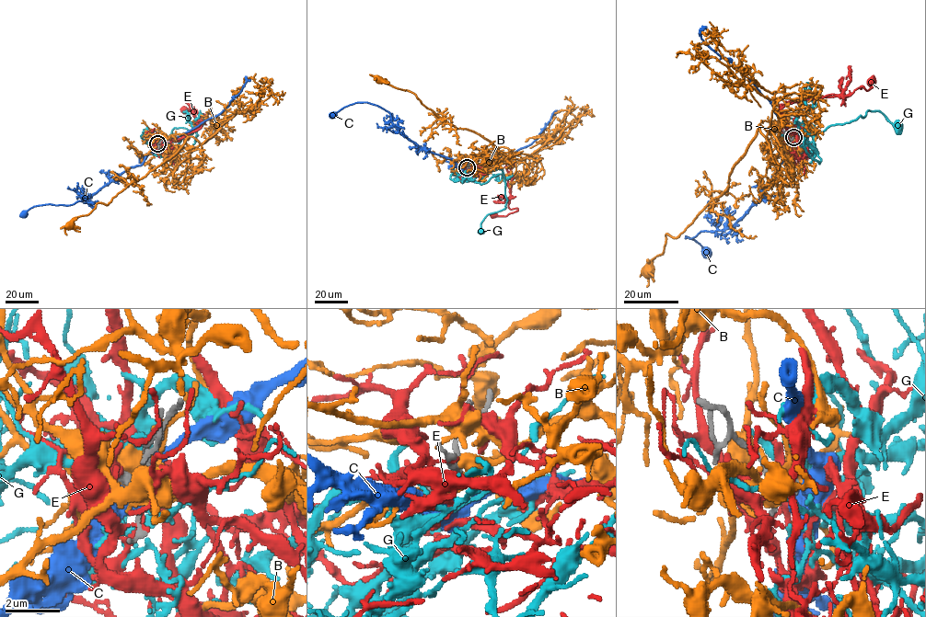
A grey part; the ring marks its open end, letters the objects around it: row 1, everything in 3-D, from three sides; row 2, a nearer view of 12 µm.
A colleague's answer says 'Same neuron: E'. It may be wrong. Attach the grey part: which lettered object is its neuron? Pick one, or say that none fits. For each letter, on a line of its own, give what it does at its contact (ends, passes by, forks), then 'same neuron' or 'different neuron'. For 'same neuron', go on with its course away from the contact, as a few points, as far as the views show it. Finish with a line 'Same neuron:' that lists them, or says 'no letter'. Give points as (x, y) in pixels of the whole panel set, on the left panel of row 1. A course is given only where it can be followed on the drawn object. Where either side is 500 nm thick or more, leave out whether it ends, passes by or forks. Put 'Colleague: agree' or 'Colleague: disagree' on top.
Colleague: disagree
B: different neuron
C: different neuron
E: it passes by; different neuron
G: it passes by; same neuron; it runs (157, 143), (151, 143), (176, 159), (190, 149), (198, 135), (196, 131), (175, 128), (171, 131), (172, 142)
Same neuron: G

